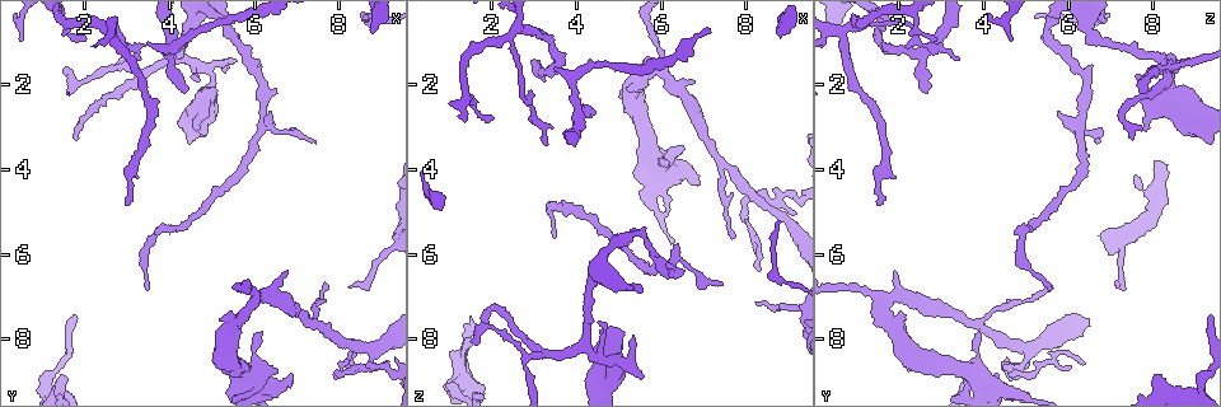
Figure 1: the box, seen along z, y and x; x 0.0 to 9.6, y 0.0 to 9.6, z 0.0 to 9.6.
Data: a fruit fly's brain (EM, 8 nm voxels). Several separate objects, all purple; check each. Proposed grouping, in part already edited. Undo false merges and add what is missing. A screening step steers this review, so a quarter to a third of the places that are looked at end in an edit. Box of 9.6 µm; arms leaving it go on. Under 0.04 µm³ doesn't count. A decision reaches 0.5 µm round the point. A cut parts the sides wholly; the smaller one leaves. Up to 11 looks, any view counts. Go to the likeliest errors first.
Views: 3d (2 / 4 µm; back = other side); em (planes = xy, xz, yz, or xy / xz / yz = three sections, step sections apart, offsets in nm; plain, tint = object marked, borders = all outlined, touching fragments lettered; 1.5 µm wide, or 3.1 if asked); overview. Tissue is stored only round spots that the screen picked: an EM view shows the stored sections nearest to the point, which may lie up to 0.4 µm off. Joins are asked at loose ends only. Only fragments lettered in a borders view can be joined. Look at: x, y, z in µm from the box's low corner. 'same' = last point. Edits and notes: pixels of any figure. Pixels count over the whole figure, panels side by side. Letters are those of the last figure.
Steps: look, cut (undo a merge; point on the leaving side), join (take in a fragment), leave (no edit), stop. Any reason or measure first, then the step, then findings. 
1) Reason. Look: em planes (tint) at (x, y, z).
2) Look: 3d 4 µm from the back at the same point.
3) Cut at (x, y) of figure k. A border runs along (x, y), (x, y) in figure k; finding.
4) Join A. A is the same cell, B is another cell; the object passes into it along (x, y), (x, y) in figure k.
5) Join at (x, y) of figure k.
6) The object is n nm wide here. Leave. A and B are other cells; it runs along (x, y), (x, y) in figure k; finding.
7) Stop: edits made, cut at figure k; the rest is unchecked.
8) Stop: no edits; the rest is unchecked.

End of a long branch. Look: em yz step 4 (borders) at (3.45, 6.80, 5.65).

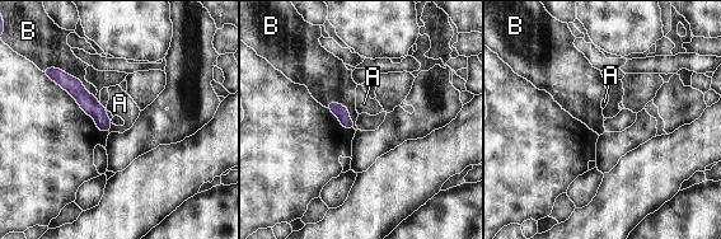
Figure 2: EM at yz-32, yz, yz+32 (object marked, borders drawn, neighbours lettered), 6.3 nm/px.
The object is 90 nm wide here. Leave. A and B are other cells; a border runs along (112, 123), (108, 131) in figure 2; none of them fits.

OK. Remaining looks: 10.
Branch stops here. Look: 3d 4 µm at (4.35, 2.15, 2.70).

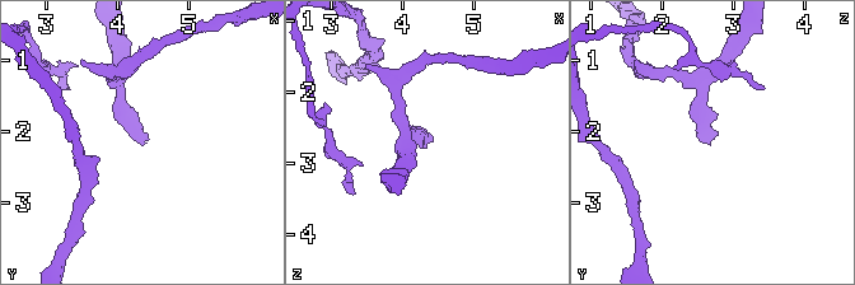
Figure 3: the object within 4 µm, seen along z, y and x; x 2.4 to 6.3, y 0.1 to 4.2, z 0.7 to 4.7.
Shape alone is not enough. Look: em xy step 4 (borders) at (4.40, 2.15, 2.65).

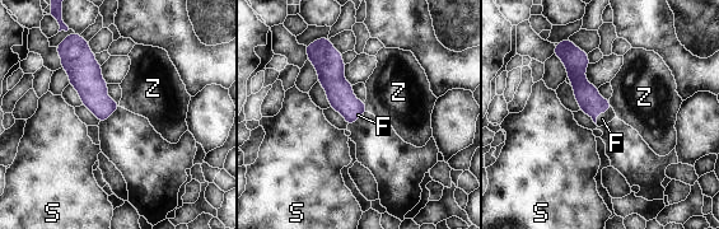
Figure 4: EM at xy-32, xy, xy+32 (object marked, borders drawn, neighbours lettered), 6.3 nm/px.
Another direction. Look: em planes (borders) at the same point.

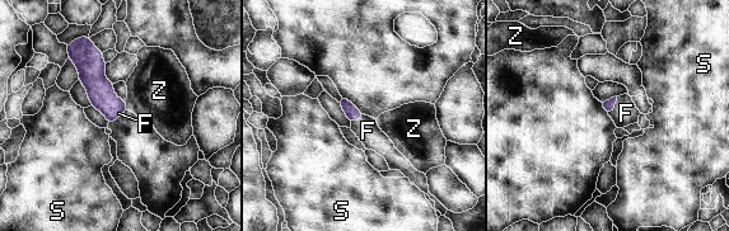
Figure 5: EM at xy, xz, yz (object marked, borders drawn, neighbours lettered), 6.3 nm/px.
The longest contact is with F, 130 nm. Join F. F is the same cell, S and Z are other cells; it goes on there.

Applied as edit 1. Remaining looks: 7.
Look: overview.

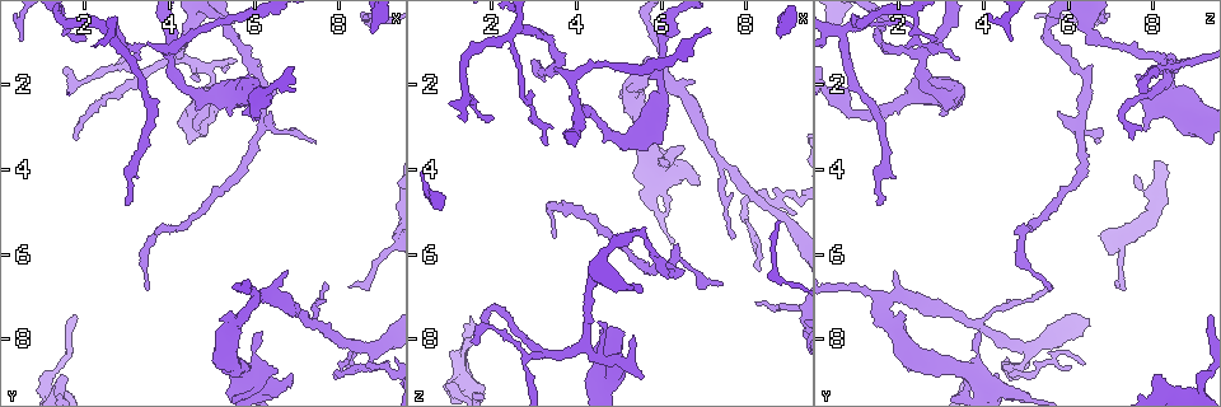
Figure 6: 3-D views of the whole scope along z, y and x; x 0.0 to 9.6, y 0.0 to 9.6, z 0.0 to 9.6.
Calibre changes. Look: 3d 4 µm from the back at (2.55, 0.85, 0.60).

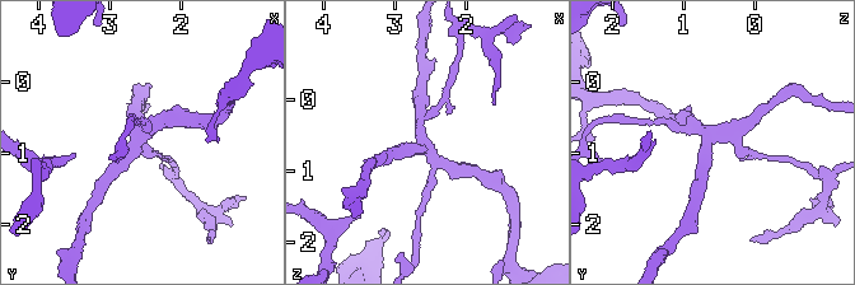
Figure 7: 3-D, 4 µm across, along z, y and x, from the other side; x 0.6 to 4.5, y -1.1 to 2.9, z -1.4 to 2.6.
Now the EM. Look: em xy step 8 (tint) at (2.65, 0.80, 0.65).

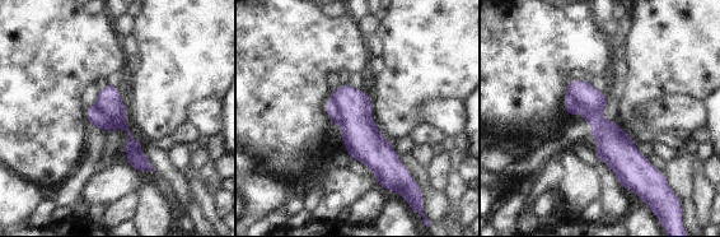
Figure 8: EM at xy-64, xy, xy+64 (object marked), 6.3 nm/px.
Another direction. Look: em planes (borders) at the same point.

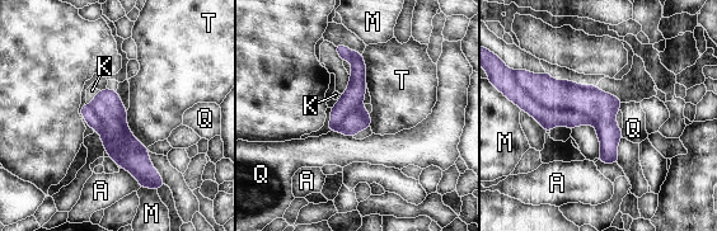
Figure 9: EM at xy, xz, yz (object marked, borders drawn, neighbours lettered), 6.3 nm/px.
Cut at (548, 118) of figure 9. A, K, M, Q and T are other cells; a border runs along (520, 84), (595, 125) in figure 9; two neurons meet here.

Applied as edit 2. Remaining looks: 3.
Sharp bend. Look: 3d 4 µm at (3.40, 1.75, 8.35).

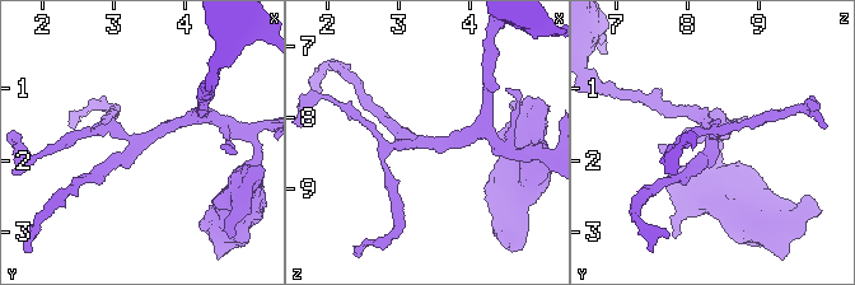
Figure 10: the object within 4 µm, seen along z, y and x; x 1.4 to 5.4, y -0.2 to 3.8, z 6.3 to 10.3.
Look: em planes (tint) at (3.40, 1.75, 8.35).

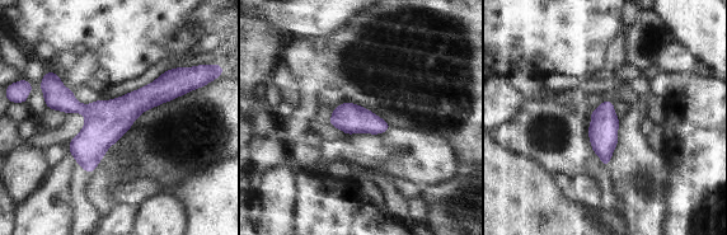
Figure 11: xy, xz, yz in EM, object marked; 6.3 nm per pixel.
What lies round it. Look: em planes (borders) at the same point.

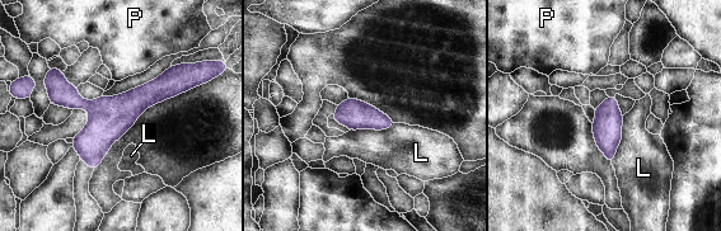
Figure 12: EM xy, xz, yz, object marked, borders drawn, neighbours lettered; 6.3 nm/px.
Leave. L and P are other cells; it runs along (190, 83), (129, 105), (82, 104), (50, 88) in figure 12; one neuron here.

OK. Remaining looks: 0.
Stop: edits made, join at figure 5, cut at figure 9; the rest is unchecked.

